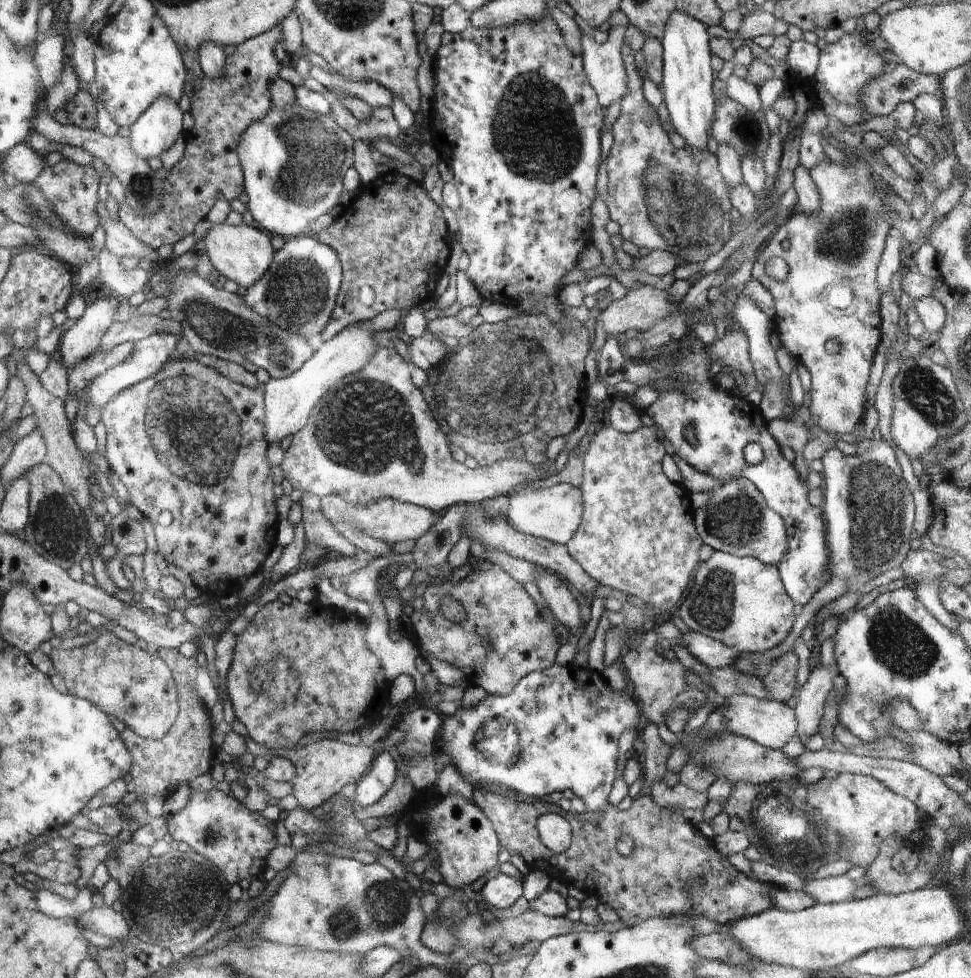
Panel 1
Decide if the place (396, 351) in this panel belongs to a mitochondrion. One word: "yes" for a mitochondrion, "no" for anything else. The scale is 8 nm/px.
no

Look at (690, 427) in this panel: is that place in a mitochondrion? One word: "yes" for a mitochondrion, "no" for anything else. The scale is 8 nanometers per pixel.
no

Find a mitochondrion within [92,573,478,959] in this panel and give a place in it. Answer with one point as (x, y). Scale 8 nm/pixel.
(175, 900)

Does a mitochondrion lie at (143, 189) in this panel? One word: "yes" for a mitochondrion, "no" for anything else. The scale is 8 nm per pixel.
yes

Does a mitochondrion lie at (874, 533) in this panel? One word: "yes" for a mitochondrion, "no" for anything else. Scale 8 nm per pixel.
yes

